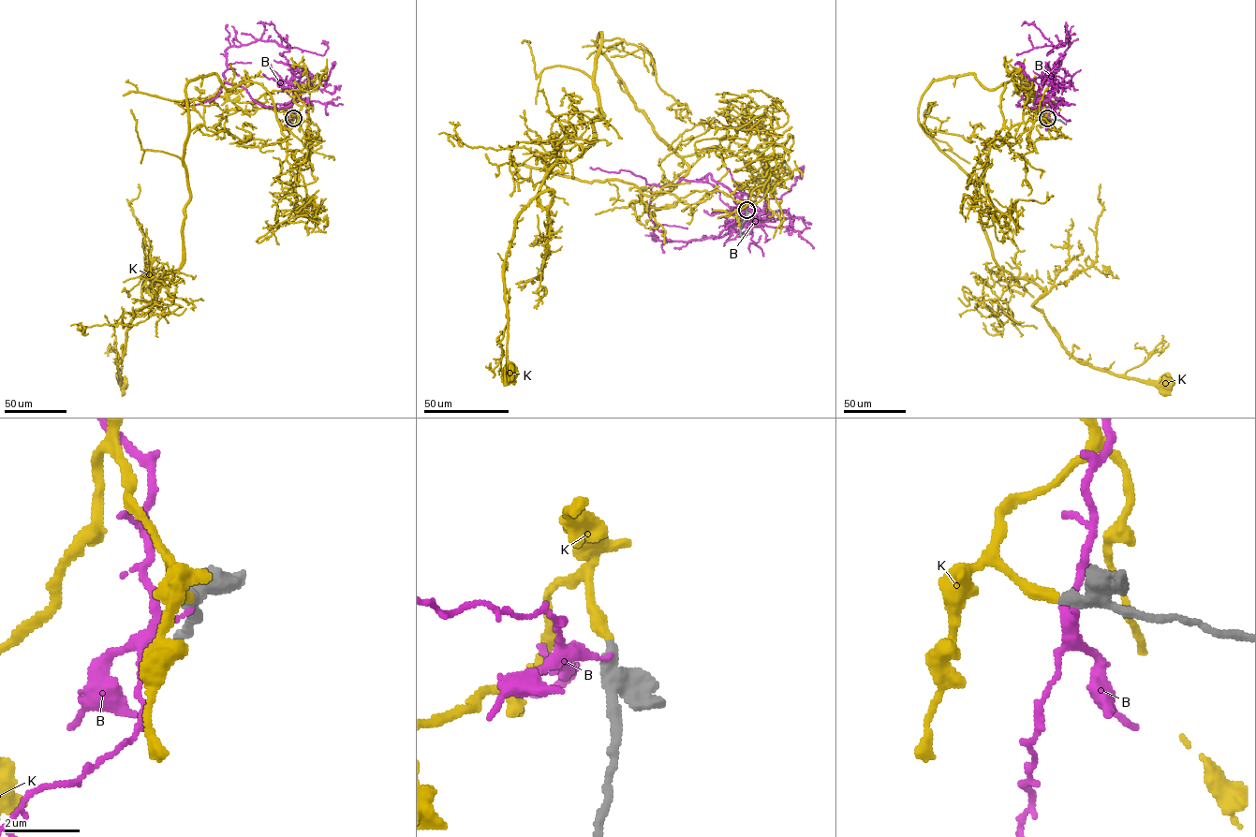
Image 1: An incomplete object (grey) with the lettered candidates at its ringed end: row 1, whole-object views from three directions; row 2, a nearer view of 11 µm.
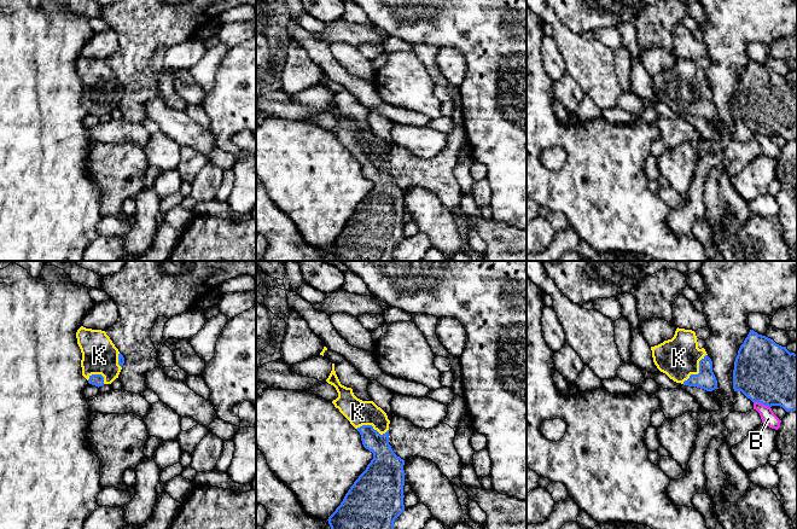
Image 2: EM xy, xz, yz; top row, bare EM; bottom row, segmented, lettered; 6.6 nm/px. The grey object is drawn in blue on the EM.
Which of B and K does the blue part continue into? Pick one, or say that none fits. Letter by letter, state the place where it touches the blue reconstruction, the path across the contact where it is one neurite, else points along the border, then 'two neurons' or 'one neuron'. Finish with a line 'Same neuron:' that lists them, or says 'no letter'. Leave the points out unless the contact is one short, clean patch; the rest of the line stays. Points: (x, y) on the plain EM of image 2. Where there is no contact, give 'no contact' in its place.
B: meets blue in yz at (762, 133); border along yz (754, 131), (769, 137); two neurons
K: meets blue in yz at (699, 100); runs through yz (705, 109), (699, 100), (679, 87); one neuron
Same neuron: K

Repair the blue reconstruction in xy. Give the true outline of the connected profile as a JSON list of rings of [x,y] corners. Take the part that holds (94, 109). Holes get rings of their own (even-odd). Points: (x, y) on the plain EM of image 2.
[[[81,56],[76,68],[82,82],[82,105],[89,114],[99,117],[118,107],[124,87],[105,60]]]

